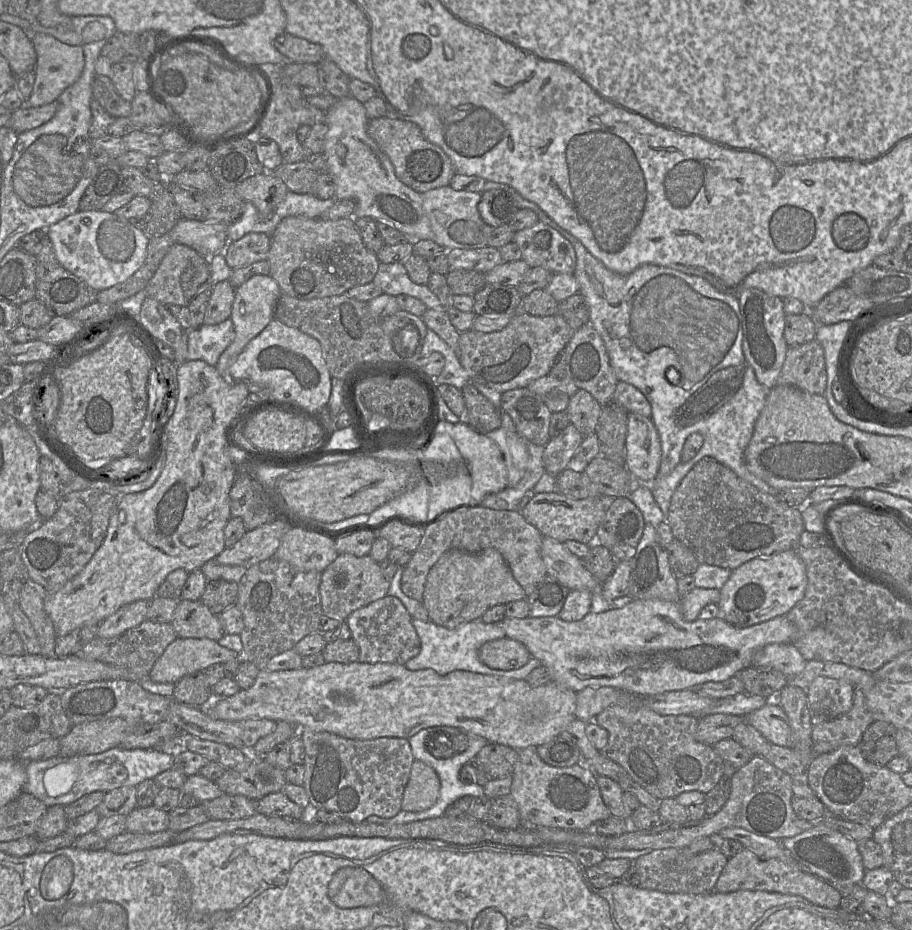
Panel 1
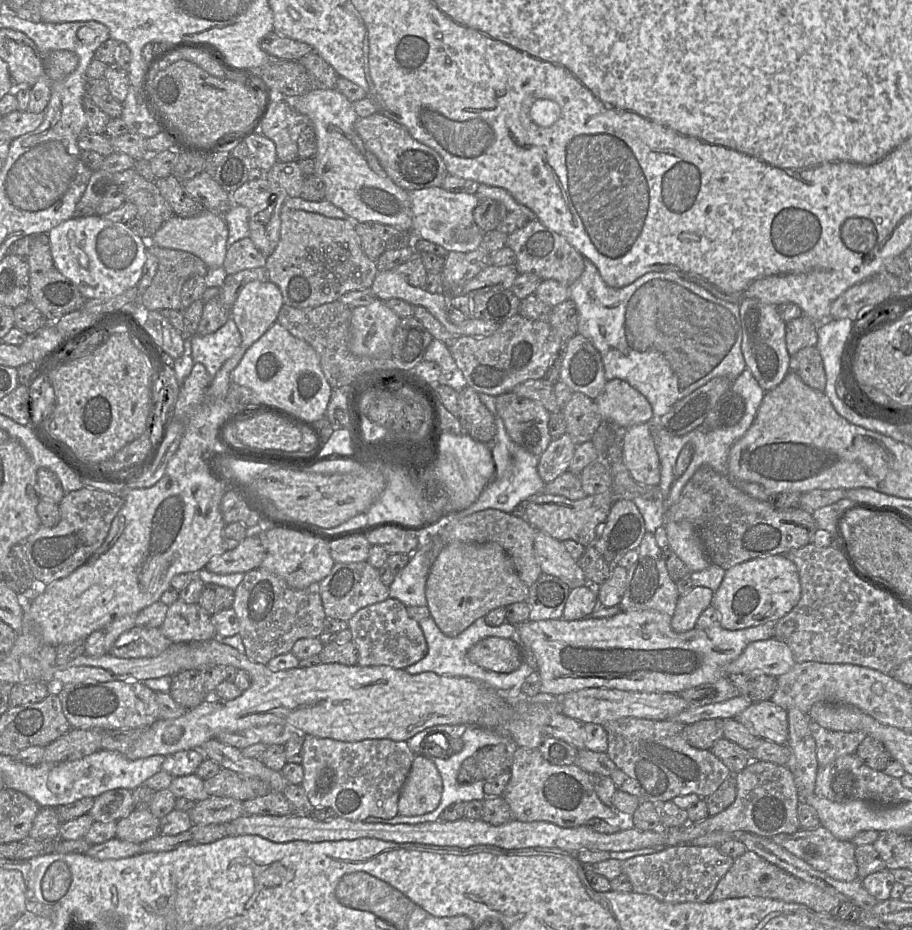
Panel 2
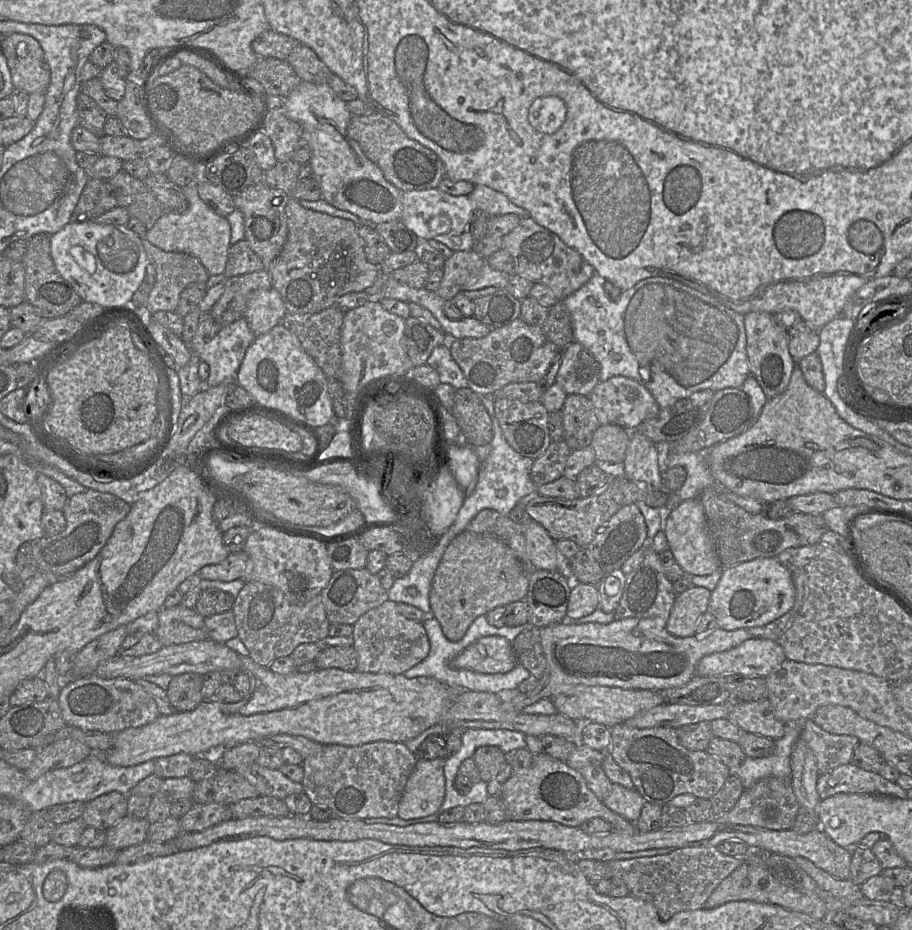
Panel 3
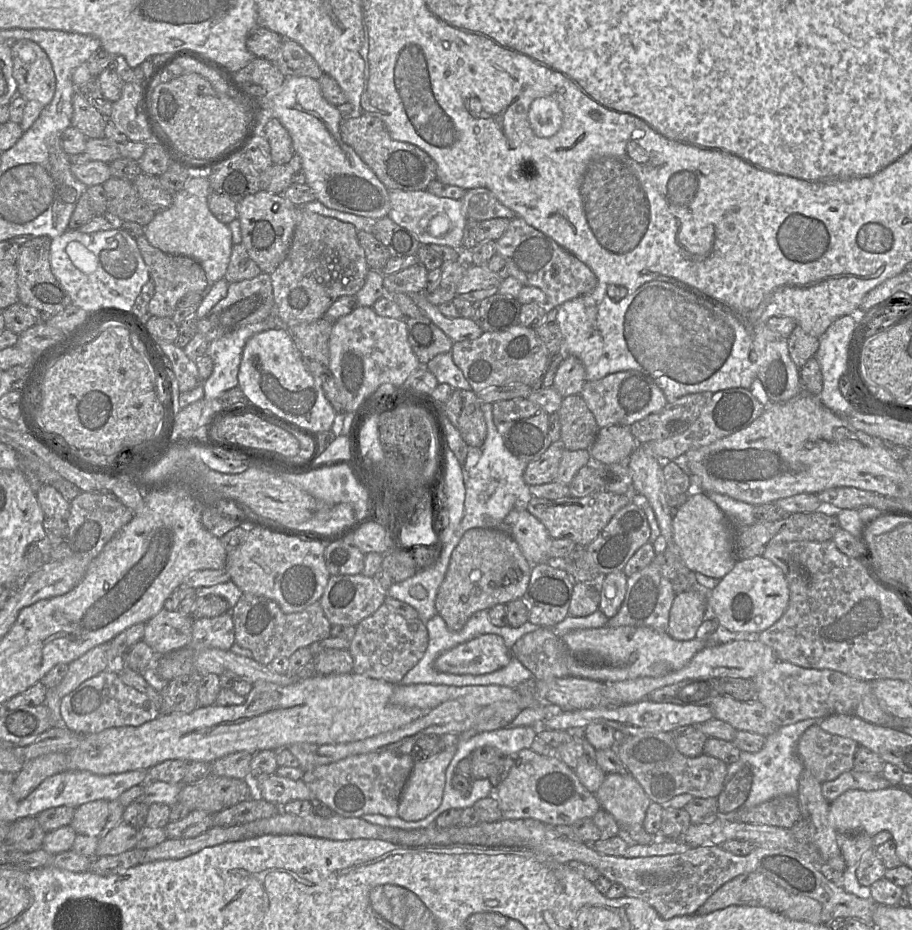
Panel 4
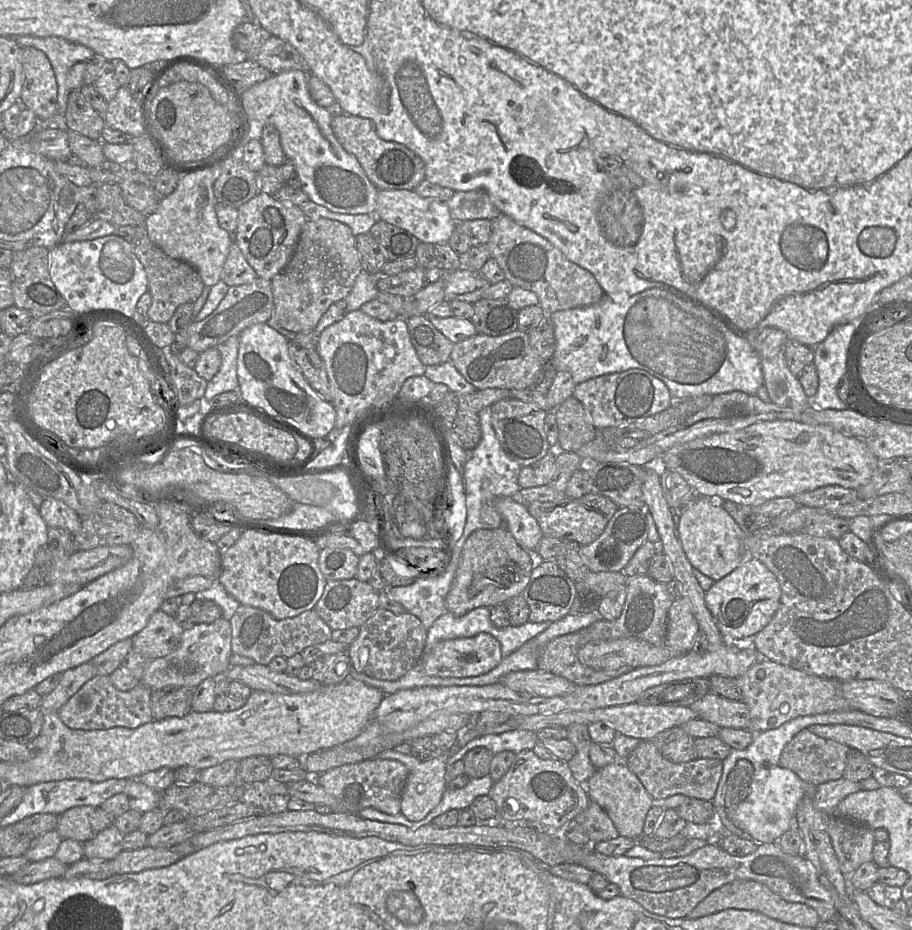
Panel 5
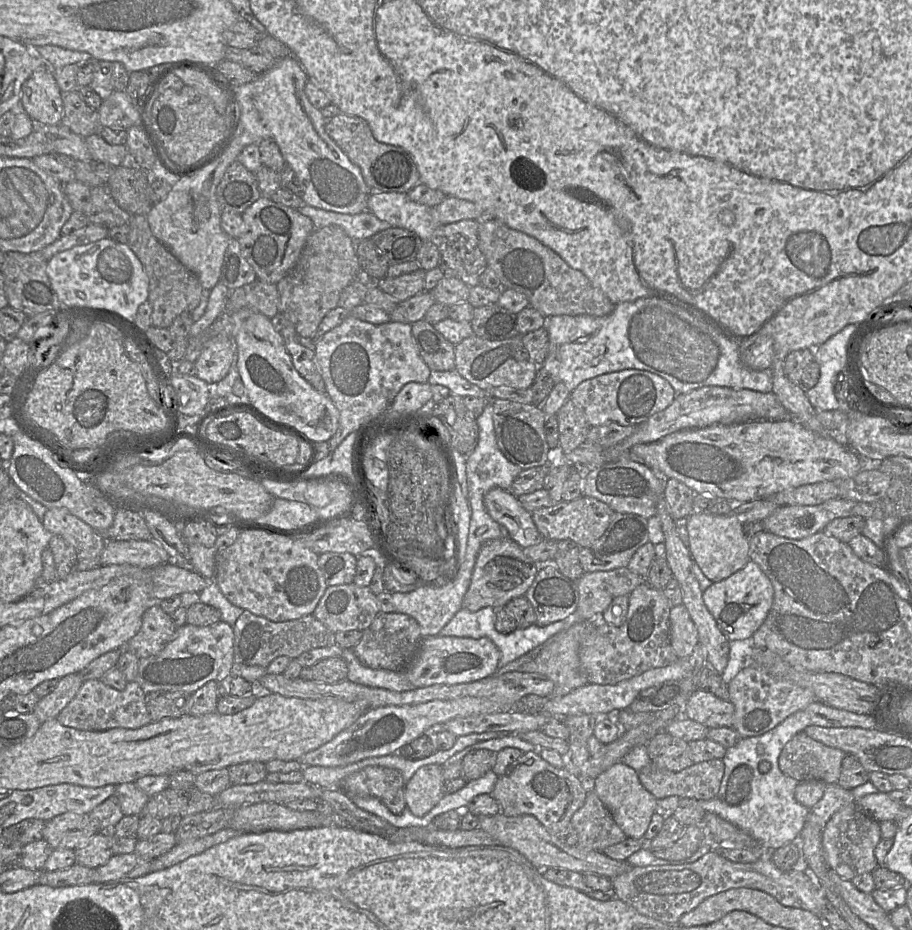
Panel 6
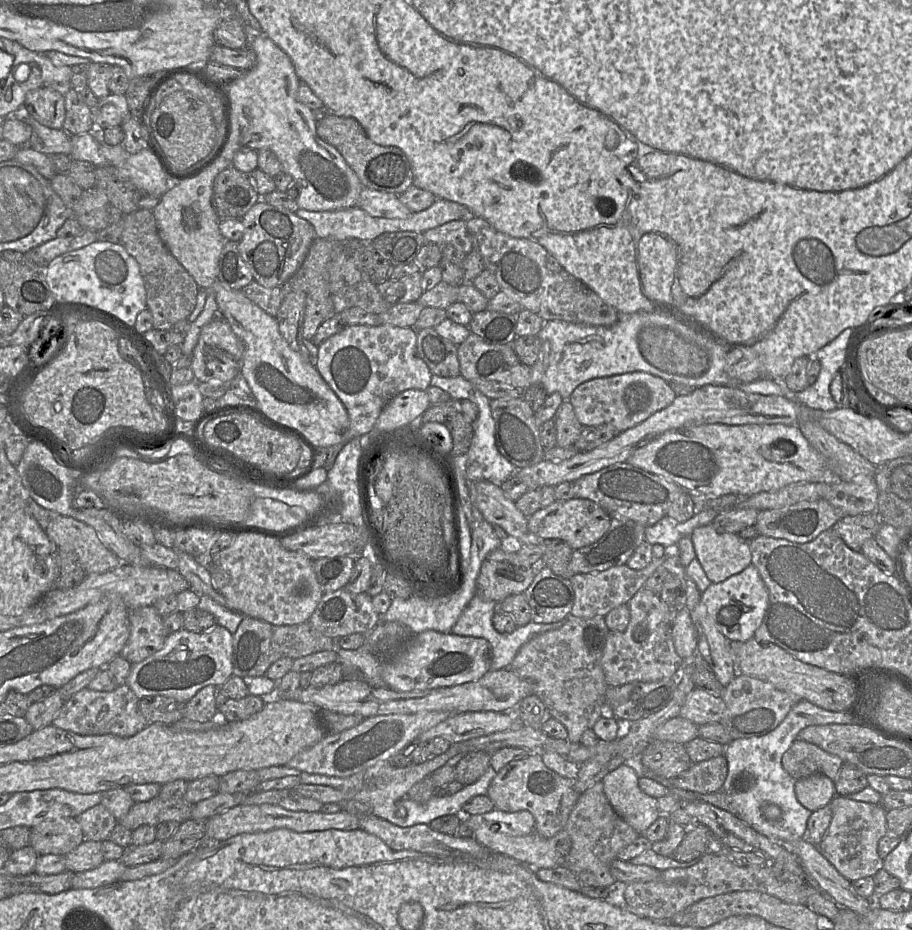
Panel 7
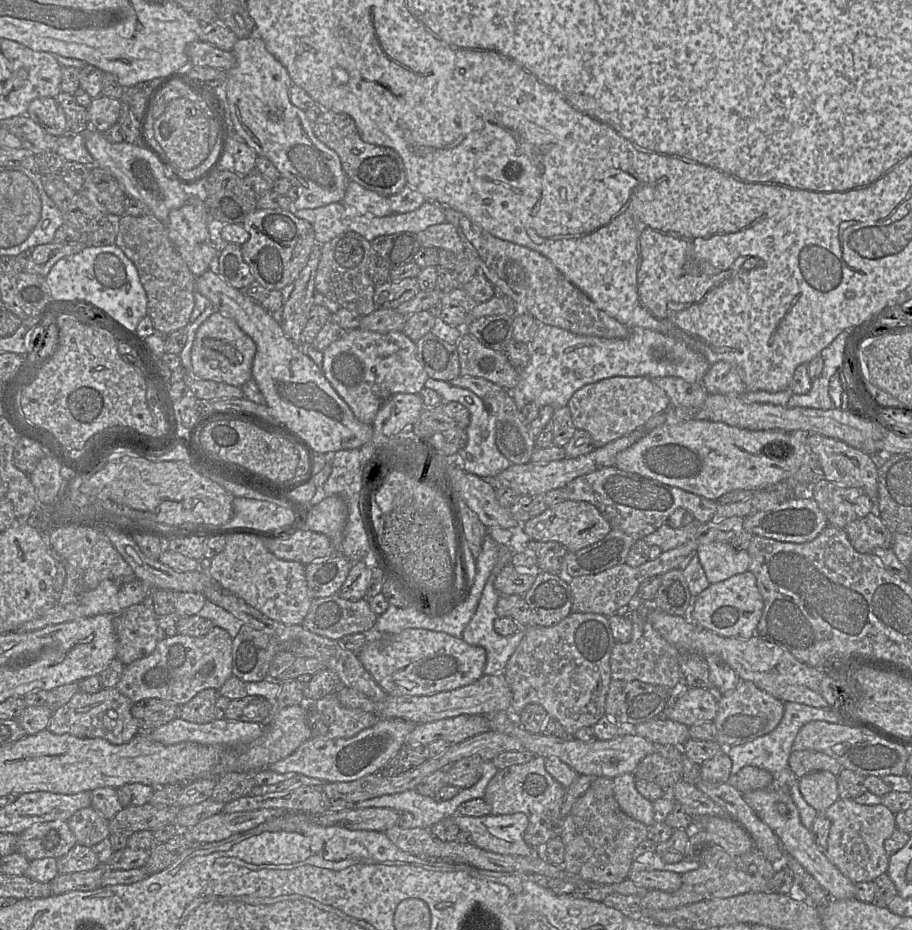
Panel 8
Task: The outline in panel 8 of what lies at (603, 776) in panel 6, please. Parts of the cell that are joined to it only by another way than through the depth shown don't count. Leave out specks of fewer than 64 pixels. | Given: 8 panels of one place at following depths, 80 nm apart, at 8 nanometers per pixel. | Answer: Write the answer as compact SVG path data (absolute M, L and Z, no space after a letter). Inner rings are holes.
M634 773L613 778L614 796L620 808L630 817L650 826L654 821L653 802L646 799L636 788Z

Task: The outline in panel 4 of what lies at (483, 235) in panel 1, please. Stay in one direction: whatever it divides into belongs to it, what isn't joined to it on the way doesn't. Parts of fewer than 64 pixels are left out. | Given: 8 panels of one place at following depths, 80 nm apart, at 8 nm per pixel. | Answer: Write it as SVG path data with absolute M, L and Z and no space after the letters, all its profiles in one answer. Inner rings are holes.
M400 189L390 190L391 209L388 217L404 229L412 232L423 245L444 245L454 249L462 248L462 241L468 220L462 212L461 199L436 196L429 191Z

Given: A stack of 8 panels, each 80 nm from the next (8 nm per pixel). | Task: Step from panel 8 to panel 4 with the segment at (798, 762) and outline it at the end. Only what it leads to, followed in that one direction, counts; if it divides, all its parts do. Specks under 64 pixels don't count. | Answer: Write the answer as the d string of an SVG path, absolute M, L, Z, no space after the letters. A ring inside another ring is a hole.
M816 724L801 735L797 750L804 768L823 783L853 769L858 746L854 740L829 734Z

